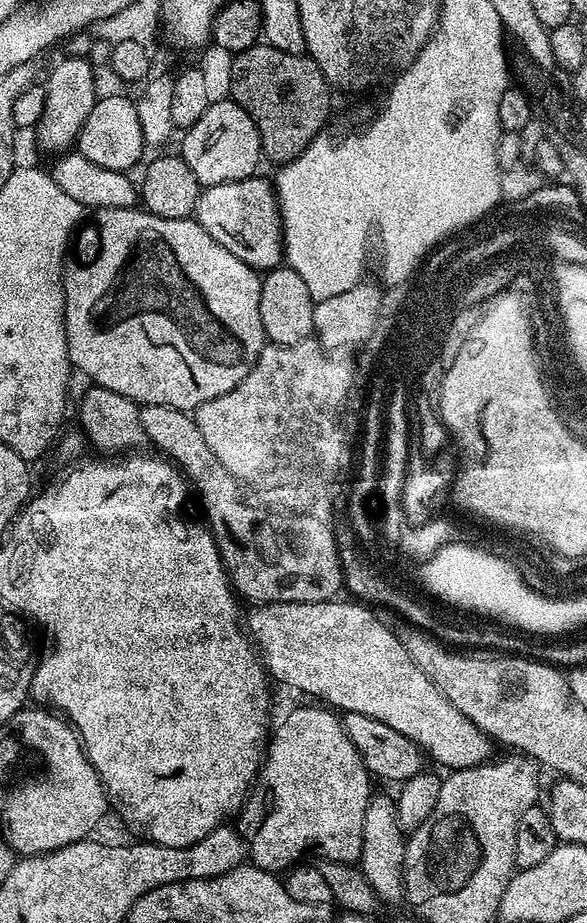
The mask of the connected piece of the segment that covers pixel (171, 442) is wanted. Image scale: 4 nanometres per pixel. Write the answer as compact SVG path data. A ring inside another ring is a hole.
M145 404L140 409L140 421L142 422L142 430L144 431L147 443L153 444L153 449L159 450L165 457L171 459L172 463L184 473L189 485L200 495L200 504L204 507L204 512L208 515L206 519L207 527L210 529L212 536L216 539L216 545L220 551L220 557L224 563L224 569L228 571L228 578L232 582L233 589L245 601L256 600L252 602L259 602L260 604L305 604L306 602L322 602L323 600L330 600L336 598L341 594L345 587L344 574L341 568L342 558L340 552L336 549L336 536L328 529L328 524L324 520L319 520L316 516L308 516L307 511L293 512L291 510L269 510L267 507L259 508L256 504L247 504L246 501L240 500L240 492L242 493L242 485L240 481L234 479L230 474L230 470L226 470L226 466L222 466L222 462L218 462L218 458L214 458L214 450L210 450L210 446L206 446L206 438L202 438L202 430L198 430L196 425L195 415L178 410L169 404Z

